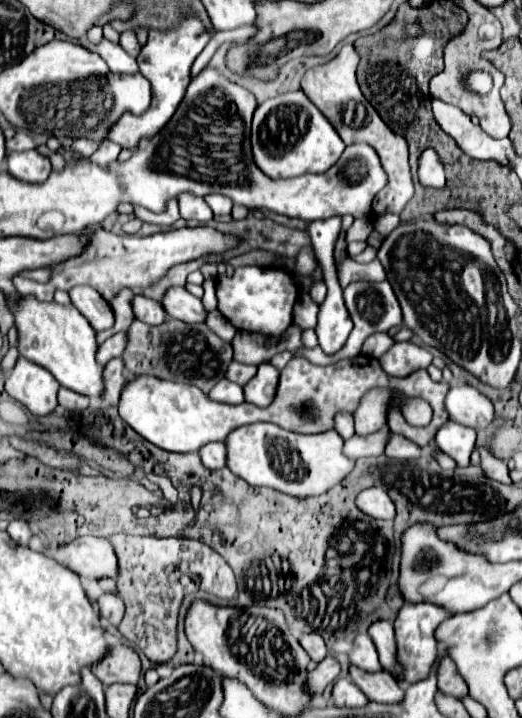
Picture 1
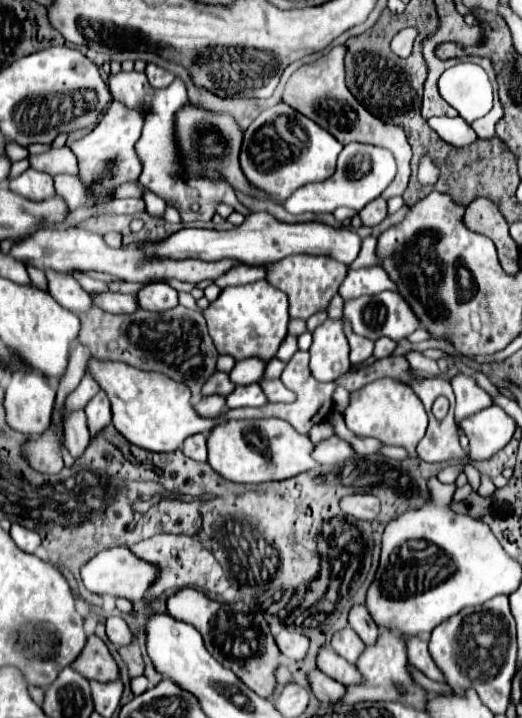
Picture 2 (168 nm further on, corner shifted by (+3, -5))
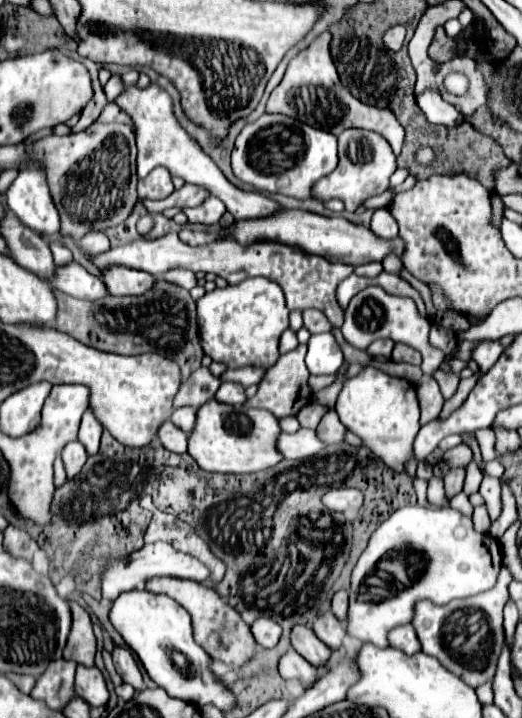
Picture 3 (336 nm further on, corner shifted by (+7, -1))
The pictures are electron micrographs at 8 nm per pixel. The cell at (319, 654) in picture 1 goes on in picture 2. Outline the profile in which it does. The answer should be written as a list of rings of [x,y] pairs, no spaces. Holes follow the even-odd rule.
[[[282,631],[280,635],[276,635],[276,643],[278,643],[278,647],[280,647],[284,657],[302,661],[308,655],[308,643],[310,643],[310,639],[306,635],[302,635],[302,633]]]

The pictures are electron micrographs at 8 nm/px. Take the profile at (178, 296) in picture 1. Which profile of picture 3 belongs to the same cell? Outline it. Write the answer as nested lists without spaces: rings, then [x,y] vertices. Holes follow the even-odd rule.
[[[114,265],[114,269],[100,269],[102,281],[110,295],[142,295],[154,283],[154,277],[144,271]]]

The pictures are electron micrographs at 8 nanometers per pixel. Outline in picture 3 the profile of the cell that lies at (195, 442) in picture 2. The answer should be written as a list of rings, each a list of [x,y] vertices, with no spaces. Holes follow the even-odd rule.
[[[164,421],[162,427],[158,429],[156,437],[160,439],[160,443],[172,451],[172,453],[186,453],[188,447],[188,435],[184,431],[180,431],[178,427],[174,427],[170,421]]]

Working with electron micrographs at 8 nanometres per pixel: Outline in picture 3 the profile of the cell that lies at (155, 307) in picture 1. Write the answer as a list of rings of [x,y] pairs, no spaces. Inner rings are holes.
[[[76,261],[62,265],[62,267],[56,267],[54,281],[50,281],[50,285],[54,289],[66,293],[66,295],[86,299],[86,301],[96,301],[96,299],[100,299],[108,293],[102,279],[96,277],[96,275],[90,275]]]

